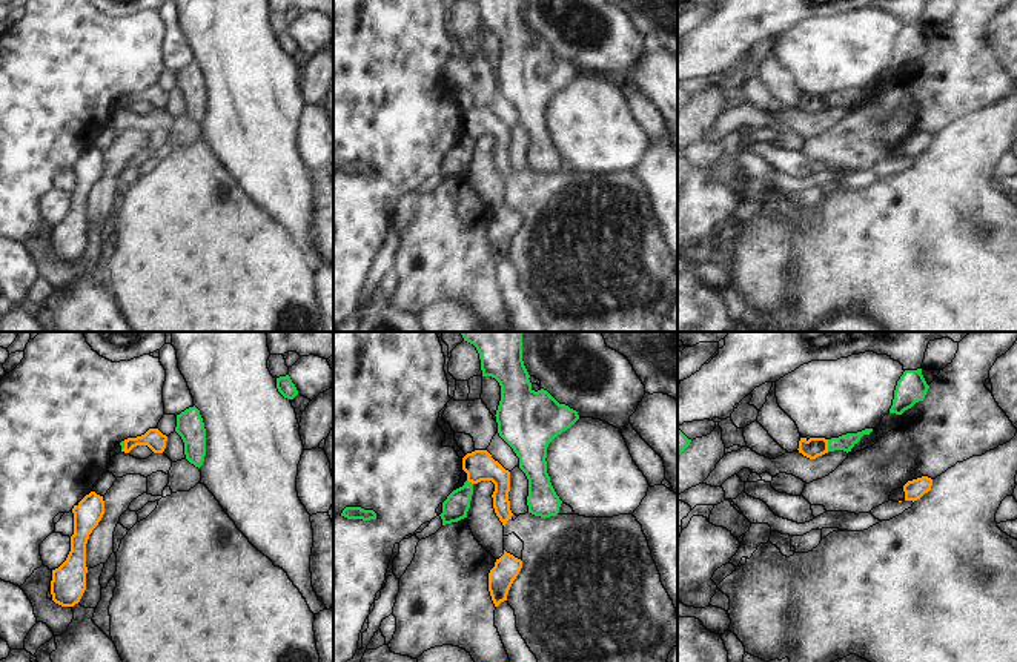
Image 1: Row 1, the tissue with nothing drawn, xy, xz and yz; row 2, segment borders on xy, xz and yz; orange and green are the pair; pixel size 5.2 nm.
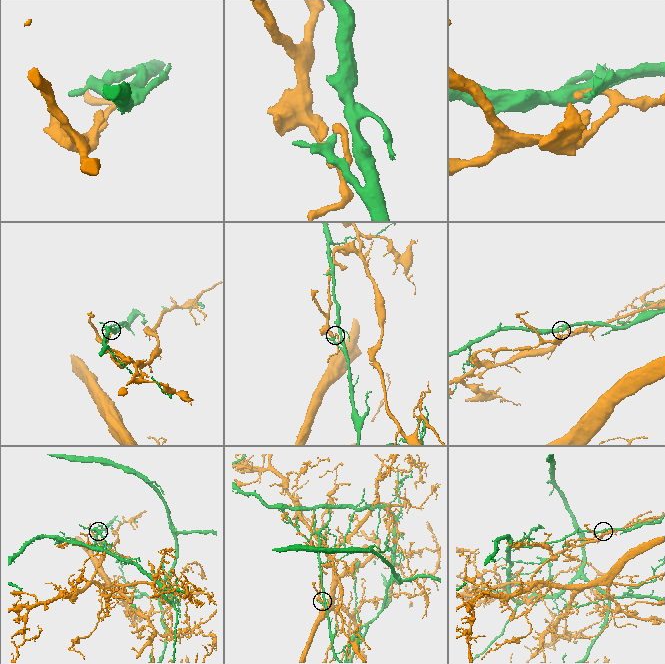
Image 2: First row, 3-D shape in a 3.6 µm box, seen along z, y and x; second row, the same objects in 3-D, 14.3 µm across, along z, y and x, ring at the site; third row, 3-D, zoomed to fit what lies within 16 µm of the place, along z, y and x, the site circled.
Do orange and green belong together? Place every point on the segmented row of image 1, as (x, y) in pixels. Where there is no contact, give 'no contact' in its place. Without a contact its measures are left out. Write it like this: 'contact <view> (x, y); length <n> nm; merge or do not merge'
contact yz (827, 446); length 60 nm; do not merge

